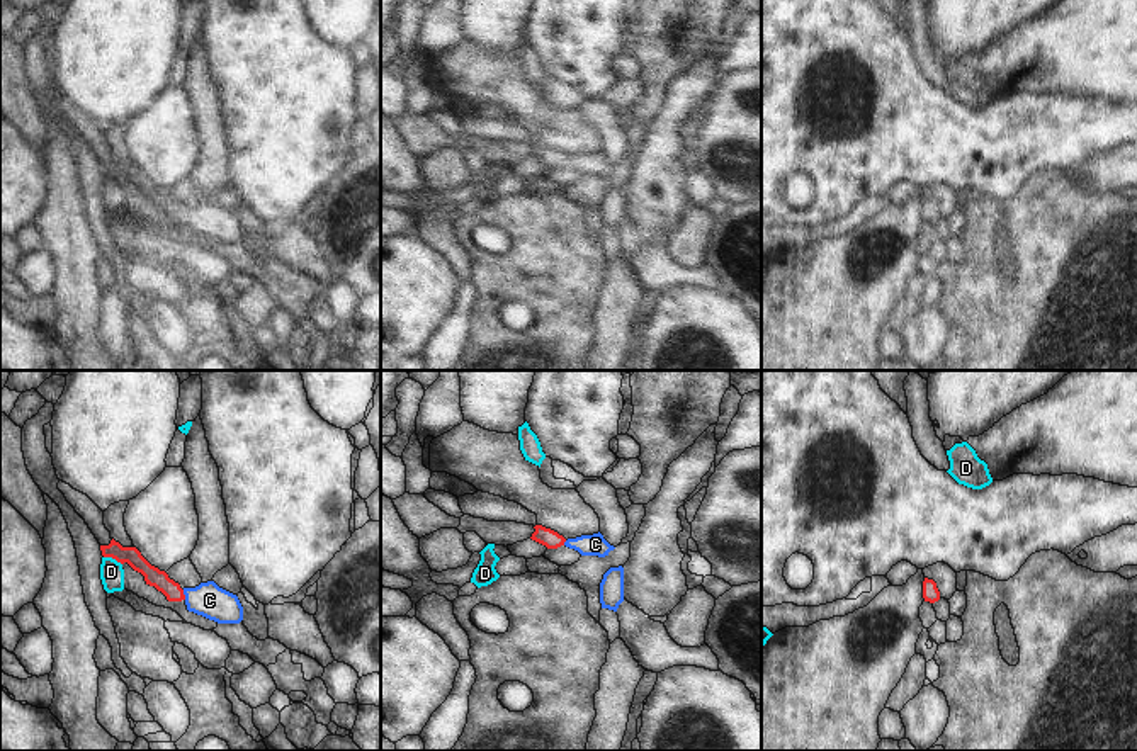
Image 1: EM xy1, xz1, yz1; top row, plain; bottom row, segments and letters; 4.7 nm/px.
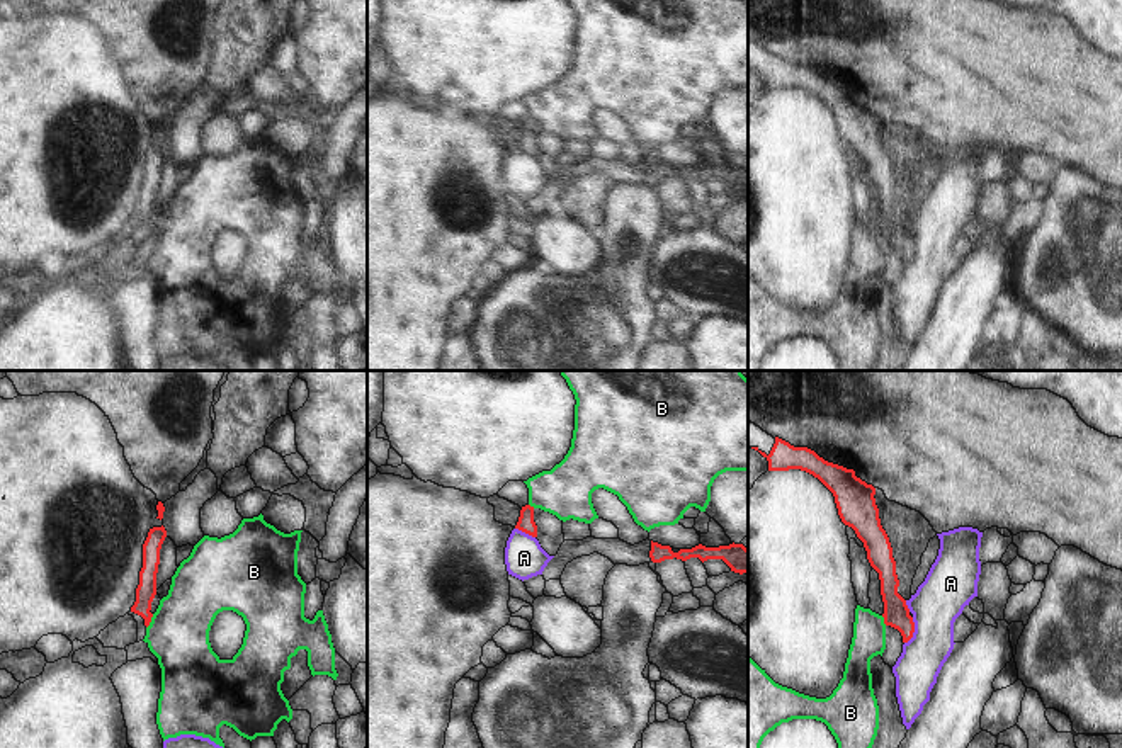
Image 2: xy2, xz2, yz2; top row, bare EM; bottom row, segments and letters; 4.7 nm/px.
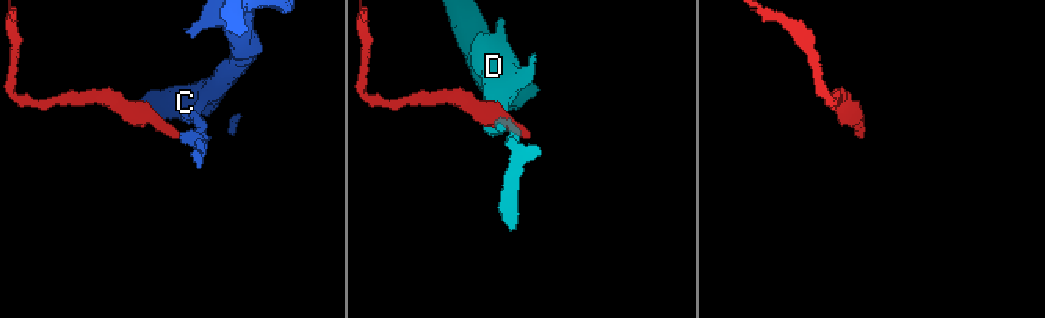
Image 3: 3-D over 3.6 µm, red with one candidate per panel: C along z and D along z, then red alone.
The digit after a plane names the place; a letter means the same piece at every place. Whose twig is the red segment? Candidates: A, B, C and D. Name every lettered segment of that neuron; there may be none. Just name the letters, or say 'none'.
C

